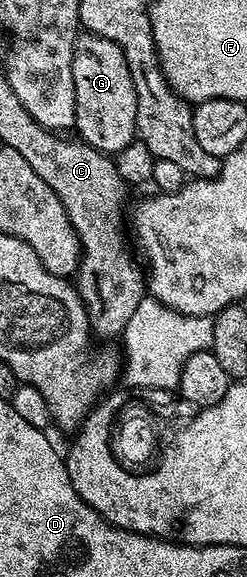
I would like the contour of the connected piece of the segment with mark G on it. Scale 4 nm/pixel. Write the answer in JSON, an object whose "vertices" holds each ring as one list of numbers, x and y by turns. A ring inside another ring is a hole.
{"vertices":[[83,32,76,44,74,44,74,58,72,59,72,83,76,87,76,115,74,116,74,129,77,136,87,145,96,147,96,151,116,155,128,147,128,143,136,140,138,128,136,127,136,87,132,87,132,71,128,71,128,59,124,59,124,51,112,39,104,39,95,33]]}

